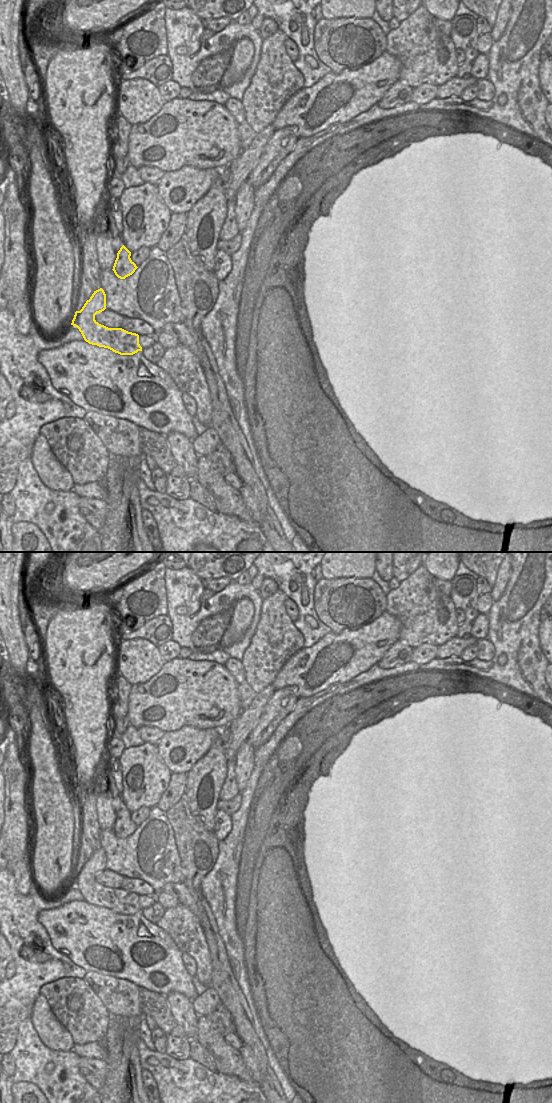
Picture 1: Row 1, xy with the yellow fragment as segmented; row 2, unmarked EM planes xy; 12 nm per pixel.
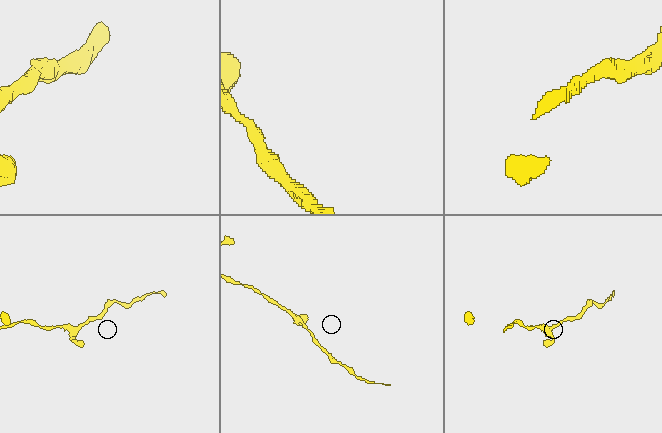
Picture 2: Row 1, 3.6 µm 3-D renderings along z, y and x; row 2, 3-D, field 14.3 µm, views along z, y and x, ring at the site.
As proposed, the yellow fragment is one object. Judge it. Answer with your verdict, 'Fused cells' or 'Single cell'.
Single cell

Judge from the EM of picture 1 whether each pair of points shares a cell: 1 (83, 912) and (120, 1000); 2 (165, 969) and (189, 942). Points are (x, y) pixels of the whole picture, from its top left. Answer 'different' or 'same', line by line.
1: different
2: different

